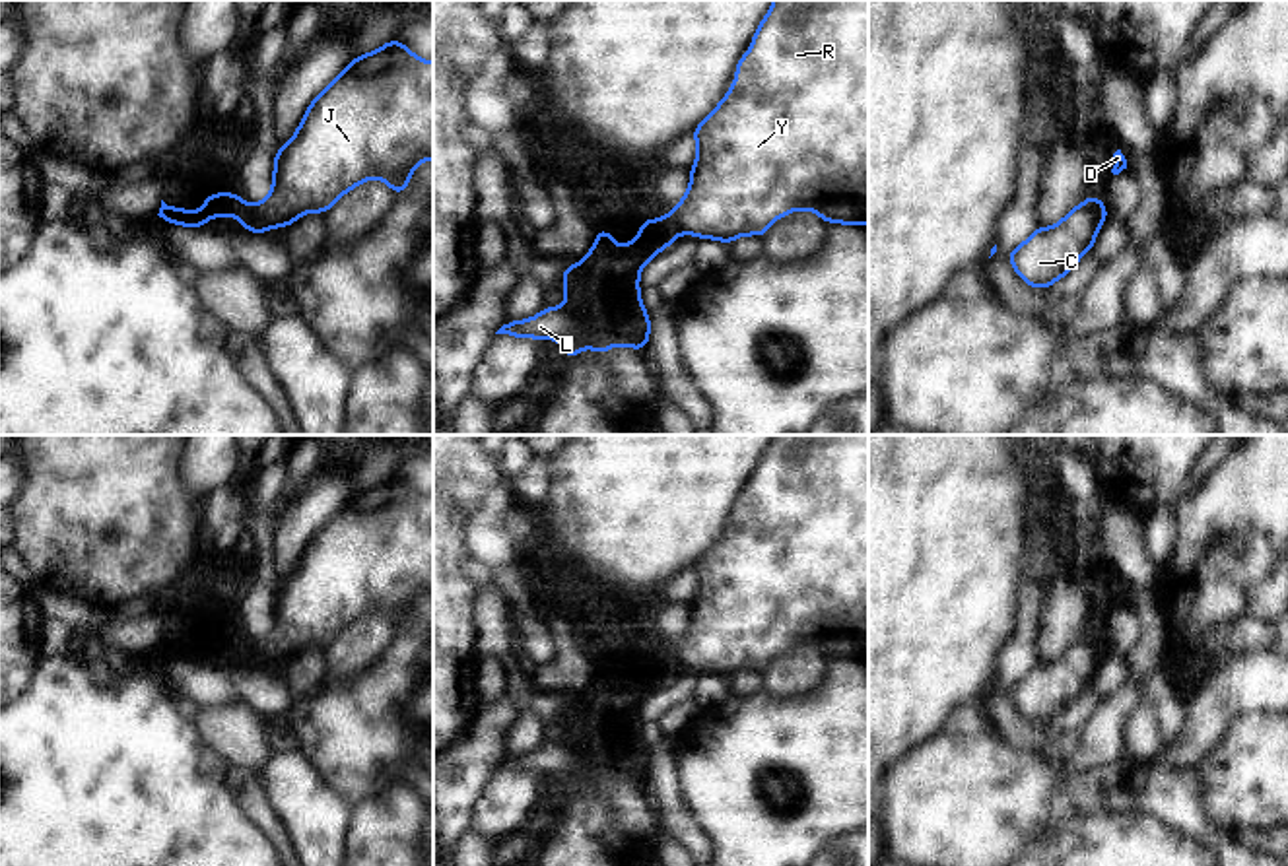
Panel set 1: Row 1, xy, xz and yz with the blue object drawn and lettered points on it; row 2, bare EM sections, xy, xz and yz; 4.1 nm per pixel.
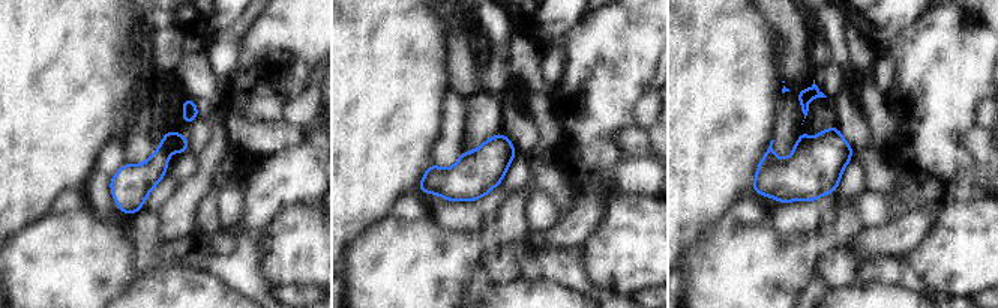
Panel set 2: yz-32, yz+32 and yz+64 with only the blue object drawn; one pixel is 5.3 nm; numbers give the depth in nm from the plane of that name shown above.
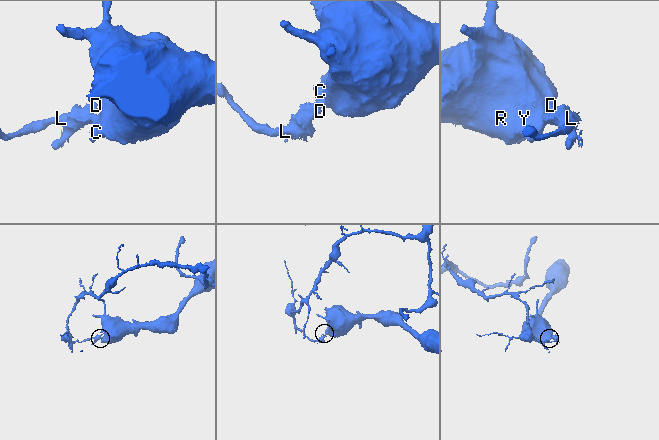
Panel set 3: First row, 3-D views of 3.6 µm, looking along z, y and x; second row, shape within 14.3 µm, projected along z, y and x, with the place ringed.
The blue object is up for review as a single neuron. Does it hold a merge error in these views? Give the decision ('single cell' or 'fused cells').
fused cells

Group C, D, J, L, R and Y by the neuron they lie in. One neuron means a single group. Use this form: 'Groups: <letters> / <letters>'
Groups: C J R Y / D L

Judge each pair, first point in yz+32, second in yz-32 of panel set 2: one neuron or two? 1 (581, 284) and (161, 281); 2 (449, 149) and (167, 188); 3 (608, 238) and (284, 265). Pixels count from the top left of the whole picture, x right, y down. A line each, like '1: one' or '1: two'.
1: two
2: one
3: one

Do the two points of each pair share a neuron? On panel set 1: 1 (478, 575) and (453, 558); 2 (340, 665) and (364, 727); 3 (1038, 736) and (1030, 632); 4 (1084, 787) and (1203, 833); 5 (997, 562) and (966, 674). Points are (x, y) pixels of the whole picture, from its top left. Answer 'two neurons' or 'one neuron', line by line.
1: two neurons
2: two neurons
3: one neuron
4: one neuron
5: one neuron

